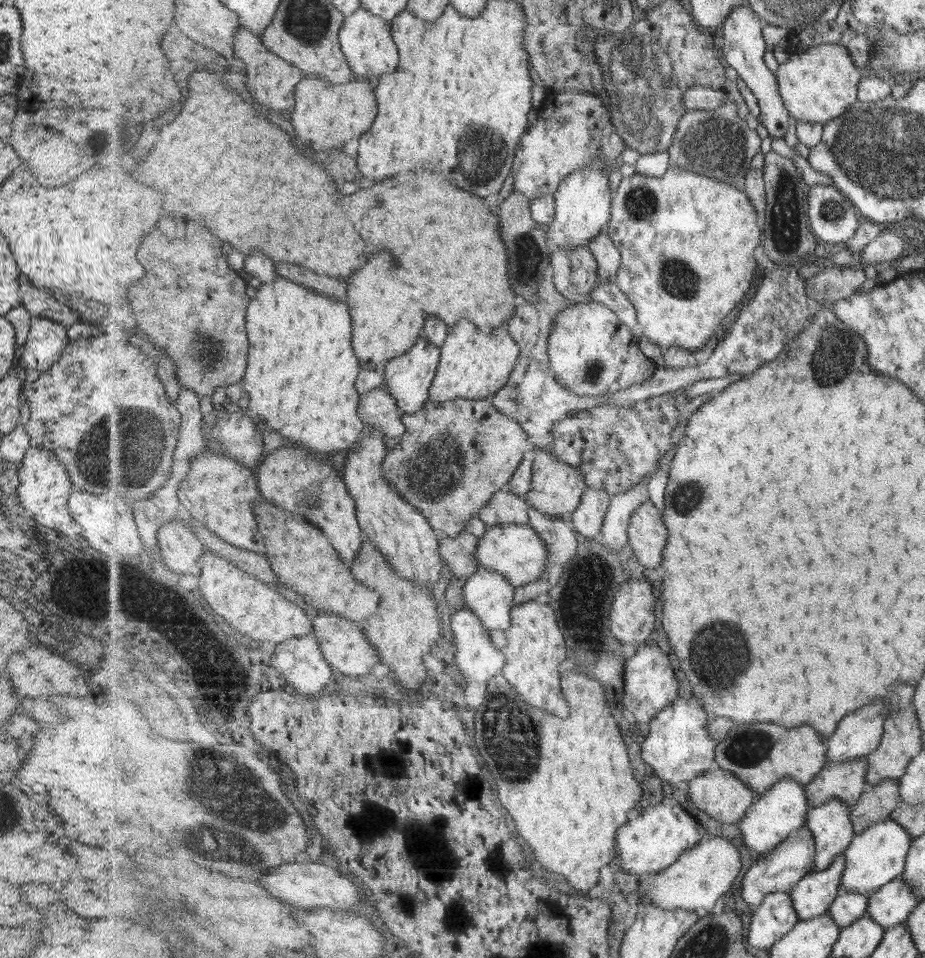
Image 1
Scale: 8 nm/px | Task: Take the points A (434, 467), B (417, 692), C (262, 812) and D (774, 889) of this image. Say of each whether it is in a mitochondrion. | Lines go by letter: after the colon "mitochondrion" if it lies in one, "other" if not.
A: mitochondrion
B: other
C: mitochondrion
D: other

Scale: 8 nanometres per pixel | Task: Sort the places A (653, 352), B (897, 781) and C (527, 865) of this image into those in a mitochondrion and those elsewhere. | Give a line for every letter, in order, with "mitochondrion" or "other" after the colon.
A: other
B: other
C: other

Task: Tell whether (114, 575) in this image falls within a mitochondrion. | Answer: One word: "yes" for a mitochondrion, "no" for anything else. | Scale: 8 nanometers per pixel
yes

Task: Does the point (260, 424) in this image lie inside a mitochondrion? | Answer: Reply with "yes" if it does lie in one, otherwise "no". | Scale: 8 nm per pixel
no

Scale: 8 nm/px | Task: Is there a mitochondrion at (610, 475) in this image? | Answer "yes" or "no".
no

